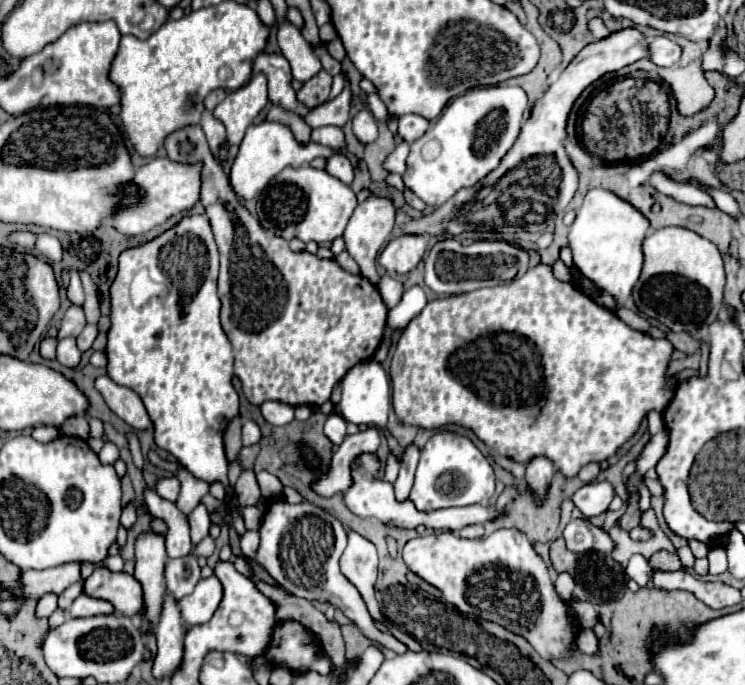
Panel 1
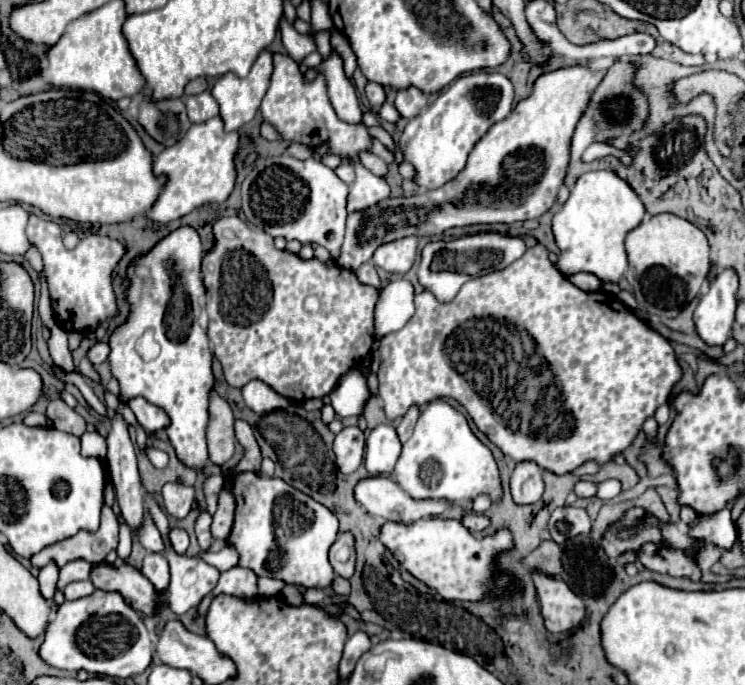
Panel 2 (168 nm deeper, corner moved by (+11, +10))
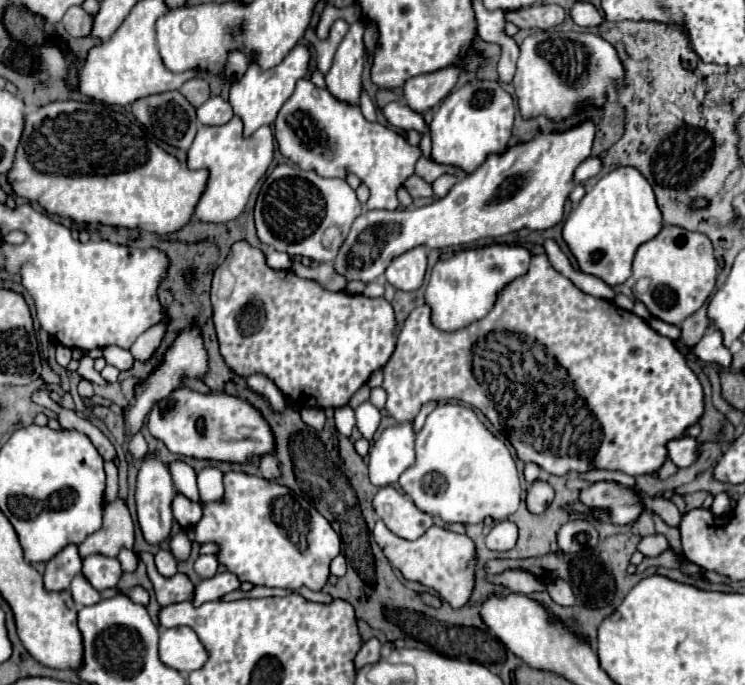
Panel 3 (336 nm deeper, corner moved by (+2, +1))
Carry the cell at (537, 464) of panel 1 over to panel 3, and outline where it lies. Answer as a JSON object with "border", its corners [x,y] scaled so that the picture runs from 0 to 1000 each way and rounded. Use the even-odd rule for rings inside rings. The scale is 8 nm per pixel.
{"border":[[[721,699],[718,705],[713,705],[710,708],[710,714],[707,714],[707,743],[713,746],[713,749],[729,749],[737,737],[740,737],[740,731],[742,731],[742,714],[740,714],[740,708],[734,705],[734,702],[726,702],[726,699]]]}

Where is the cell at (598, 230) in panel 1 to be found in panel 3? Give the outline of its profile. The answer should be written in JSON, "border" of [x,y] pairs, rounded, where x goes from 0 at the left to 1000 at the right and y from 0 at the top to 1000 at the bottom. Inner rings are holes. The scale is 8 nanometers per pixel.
{"border":[[[834,244],[834,247],[826,247],[826,250],[815,253],[812,258],[807,258],[801,264],[801,270],[785,282],[785,288],[764,311],[764,317],[756,328],[756,349],[764,358],[766,369],[772,372],[777,393],[783,399],[799,401],[799,404],[809,407],[815,416],[828,419],[847,404],[847,384],[850,384],[850,372],[852,372],[855,361],[860,355],[877,349],[887,337],[887,328],[890,328],[887,308],[882,305],[874,270],[866,264],[866,258],[860,258],[860,253],[855,253],[855,247]]]}

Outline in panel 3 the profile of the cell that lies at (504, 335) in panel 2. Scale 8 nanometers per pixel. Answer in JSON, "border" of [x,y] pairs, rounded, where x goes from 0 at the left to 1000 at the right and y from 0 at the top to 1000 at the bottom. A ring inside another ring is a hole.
{"border":[[[718,372],[713,378],[713,390],[705,401],[689,407],[686,413],[681,413],[664,436],[662,451],[643,469],[613,480],[613,483],[592,483],[579,472],[579,448],[576,445],[565,445],[560,451],[552,454],[552,460],[544,466],[544,474],[533,492],[533,504],[530,512],[525,518],[525,524],[519,527],[519,533],[514,536],[517,545],[517,556],[514,556],[514,568],[519,571],[519,603],[525,609],[530,609],[536,618],[546,618],[554,615],[554,609],[560,609],[565,591],[576,588],[576,585],[621,585],[621,588],[632,588],[638,597],[643,597],[656,615],[659,620],[672,629],[675,635],[681,635],[681,641],[686,644],[686,650],[694,658],[694,667],[702,676],[718,676],[723,679],[729,688],[740,691],[740,693],[761,693],[761,691],[788,691],[796,685],[815,685],[815,688],[834,688],[842,693],[863,693],[863,691],[879,691],[887,676],[895,667],[895,655],[893,647],[898,641],[911,641],[919,629],[919,623],[925,623],[928,618],[936,618],[936,612],[944,603],[944,568],[941,559],[936,553],[936,547],[922,536],[919,521],[909,512],[906,501],[898,492],[887,492],[882,489],[871,472],[866,472],[860,463],[855,463],[847,454],[839,454],[834,448],[828,448],[820,439],[812,436],[801,436],[793,434],[788,428],[783,428],[777,419],[772,419],[758,401],[753,401],[748,393],[740,390],[734,372]]]}

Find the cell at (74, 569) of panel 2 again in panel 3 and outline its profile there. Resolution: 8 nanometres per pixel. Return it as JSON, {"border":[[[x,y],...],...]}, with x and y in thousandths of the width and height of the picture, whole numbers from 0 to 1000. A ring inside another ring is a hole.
{"border":[[[119,810],[111,816],[111,834],[109,836],[130,863],[141,863],[146,857],[157,857],[160,845],[165,839],[165,831],[162,831],[157,816]]]}

